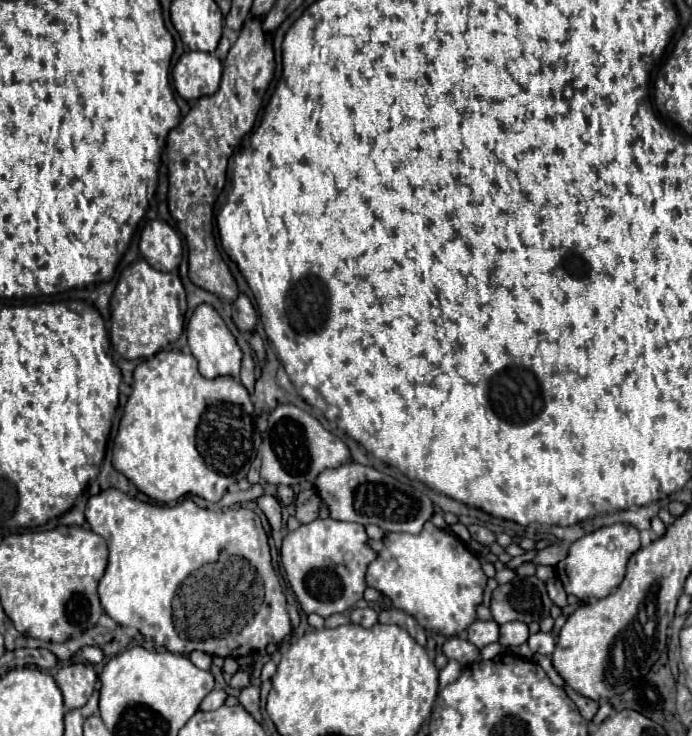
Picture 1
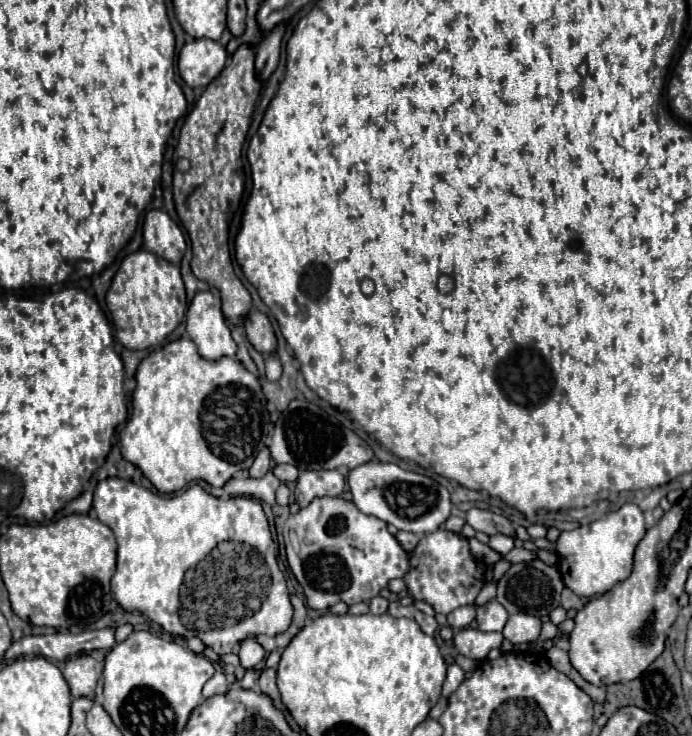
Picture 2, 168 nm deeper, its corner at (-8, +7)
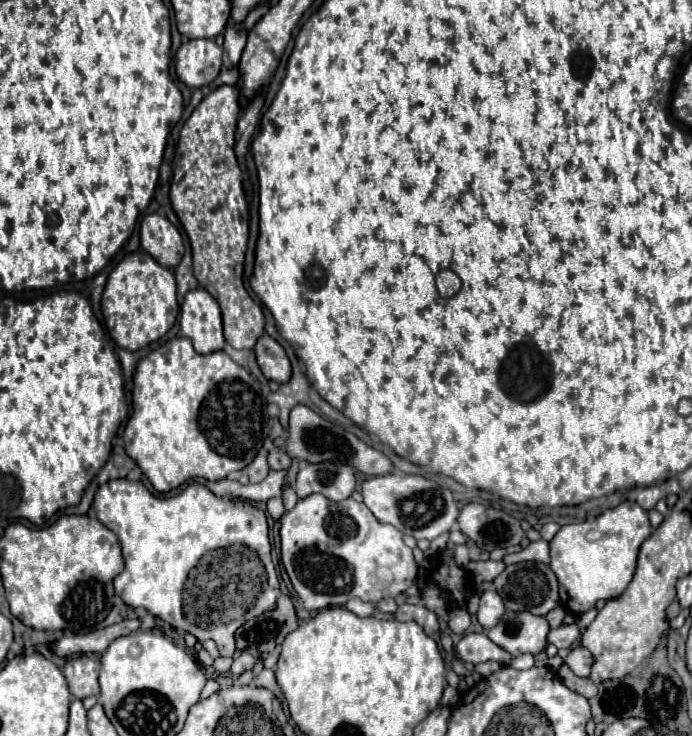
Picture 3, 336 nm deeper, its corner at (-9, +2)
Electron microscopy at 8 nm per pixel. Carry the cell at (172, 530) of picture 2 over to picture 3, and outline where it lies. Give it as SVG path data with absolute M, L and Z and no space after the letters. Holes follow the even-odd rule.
M112 479L106 485L102 485L96 495L94 495L94 509L96 509L96 517L118 535L120 545L122 545L122 557L126 561L126 567L120 575L114 577L114 589L116 593L122 597L122 601L130 607L144 607L146 611L150 611L152 615L156 615L158 619L168 621L174 629L178 631L186 631L192 633L200 643L204 643L206 639L212 639L218 645L218 651L222 657L232 657L236 651L236 641L234 641L234 633L240 625L244 625L244 621L268 611L276 607L276 599L280 597L280 581L274 569L274 563L270 559L270 541L268 541L268 523L266 523L266 515L264 511L256 509L254 505L250 505L248 501L240 501L240 499L226 499L226 497L216 497L212 491L208 491L204 485L200 483L190 483L182 493L174 495L174 497L156 497L152 495L146 485L142 481L128 481L128 479Z

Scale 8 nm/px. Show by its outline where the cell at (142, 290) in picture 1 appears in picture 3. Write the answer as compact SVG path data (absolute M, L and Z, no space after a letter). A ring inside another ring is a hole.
M134 251L128 253L108 275L100 309L104 315L106 329L110 337L128 351L142 349L160 337L174 325L178 315L176 301L176 279L174 273L158 265L148 253Z

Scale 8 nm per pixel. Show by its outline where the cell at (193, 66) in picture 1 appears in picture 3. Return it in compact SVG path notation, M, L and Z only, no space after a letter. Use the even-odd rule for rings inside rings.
M192 39L176 51L176 75L188 87L210 85L222 69L222 47L212 39Z

